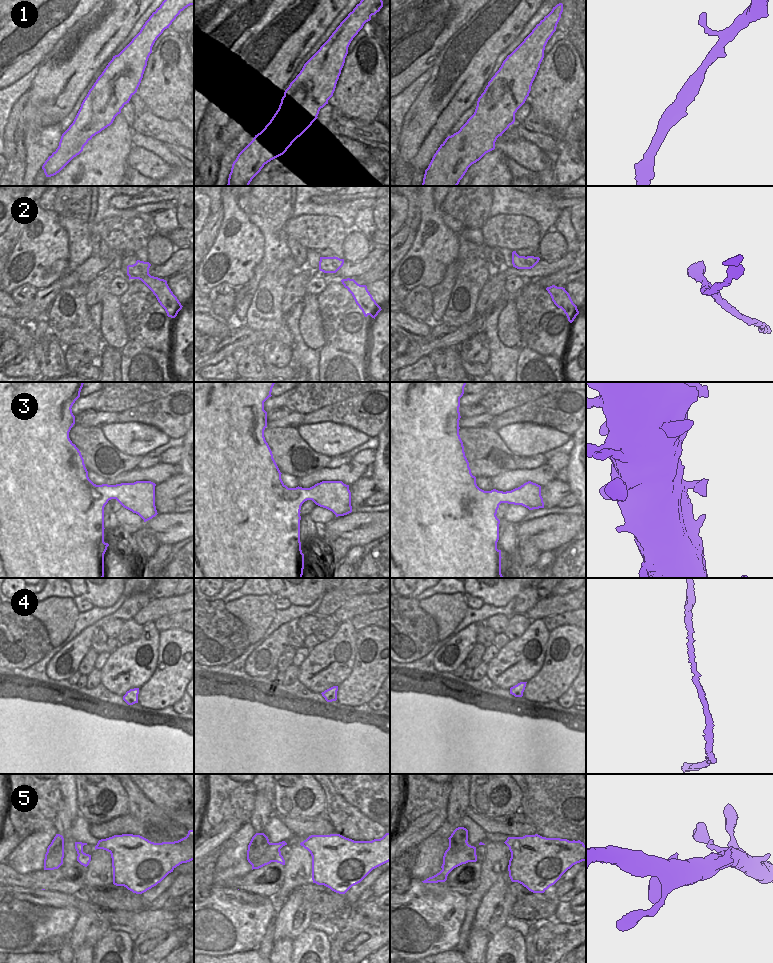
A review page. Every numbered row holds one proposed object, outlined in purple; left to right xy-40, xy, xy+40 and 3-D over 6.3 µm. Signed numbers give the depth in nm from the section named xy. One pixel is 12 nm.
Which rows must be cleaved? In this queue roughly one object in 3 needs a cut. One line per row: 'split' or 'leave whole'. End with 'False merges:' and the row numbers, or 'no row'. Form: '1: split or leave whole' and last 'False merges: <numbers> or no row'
1: leave whole
2: leave whole
3: leave whole
4: leave whole
5: split
False merges: 5

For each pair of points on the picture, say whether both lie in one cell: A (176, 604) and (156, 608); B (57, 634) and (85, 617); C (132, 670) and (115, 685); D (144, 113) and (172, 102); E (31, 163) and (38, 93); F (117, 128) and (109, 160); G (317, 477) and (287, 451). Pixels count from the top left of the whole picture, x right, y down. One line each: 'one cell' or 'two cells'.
A: one cell
B: two cells
C: one cell
D: two cells
E: two cells
F: one cell
G: two cells

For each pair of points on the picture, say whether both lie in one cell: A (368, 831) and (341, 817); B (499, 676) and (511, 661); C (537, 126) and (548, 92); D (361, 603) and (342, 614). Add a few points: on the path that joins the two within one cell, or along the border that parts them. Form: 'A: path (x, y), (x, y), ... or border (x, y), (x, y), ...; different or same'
A: path (361, 829), (348, 821); same
B: path (503, 672), (510, 665); same
C: border (531, 108), (540, 119), (551, 123), (558, 133); different
D: path (356, 605), (347, 612); same

